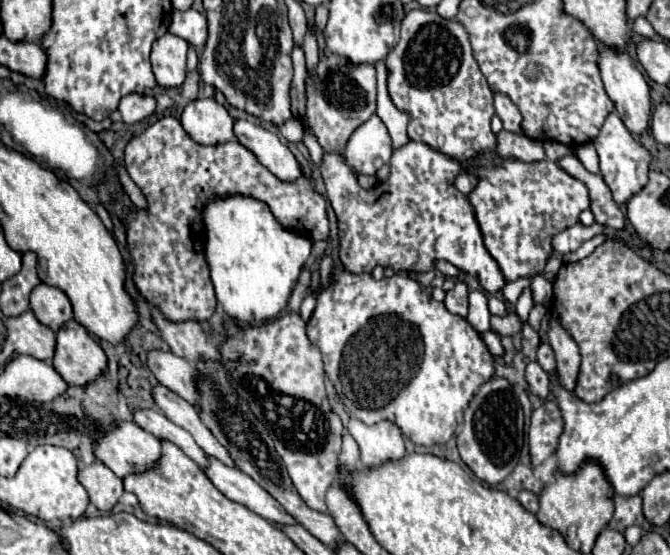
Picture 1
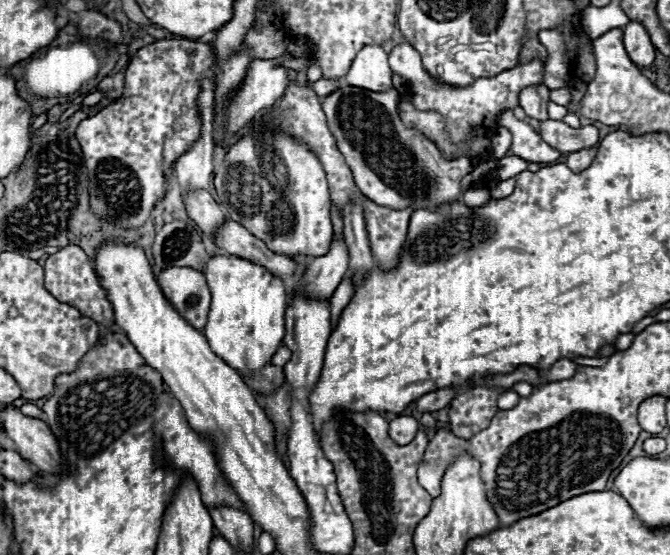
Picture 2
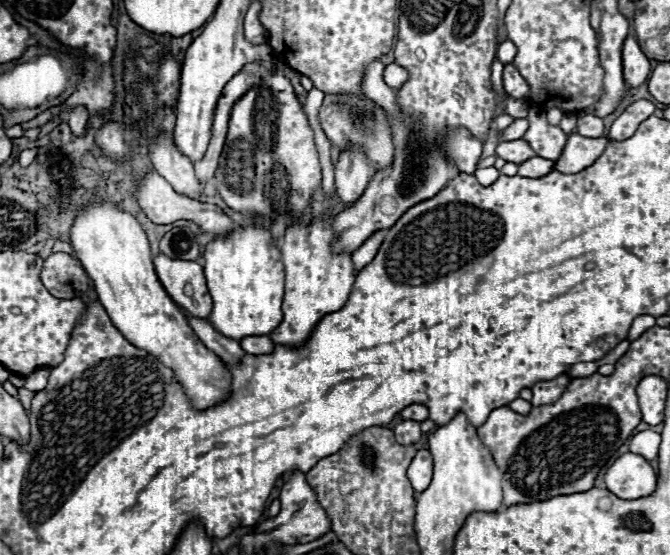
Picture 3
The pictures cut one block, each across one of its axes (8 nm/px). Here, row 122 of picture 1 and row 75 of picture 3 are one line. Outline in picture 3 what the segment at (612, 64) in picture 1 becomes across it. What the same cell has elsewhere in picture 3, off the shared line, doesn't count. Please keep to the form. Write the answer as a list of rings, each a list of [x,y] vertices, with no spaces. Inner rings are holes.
[[[628,36],[624,40],[622,58],[624,58],[624,80],[630,88],[636,88],[648,80],[652,66],[650,66],[650,60],[646,58],[646,54],[640,50],[636,36]]]

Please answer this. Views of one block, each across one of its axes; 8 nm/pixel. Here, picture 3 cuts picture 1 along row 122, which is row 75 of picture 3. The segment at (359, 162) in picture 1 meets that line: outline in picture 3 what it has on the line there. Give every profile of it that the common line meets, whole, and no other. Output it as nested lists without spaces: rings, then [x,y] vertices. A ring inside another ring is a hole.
[[[380,60],[370,62],[366,66],[364,78],[362,78],[362,94],[374,102],[378,102],[388,114],[398,114],[398,102],[396,102],[396,90],[390,88],[384,82],[384,64]]]

